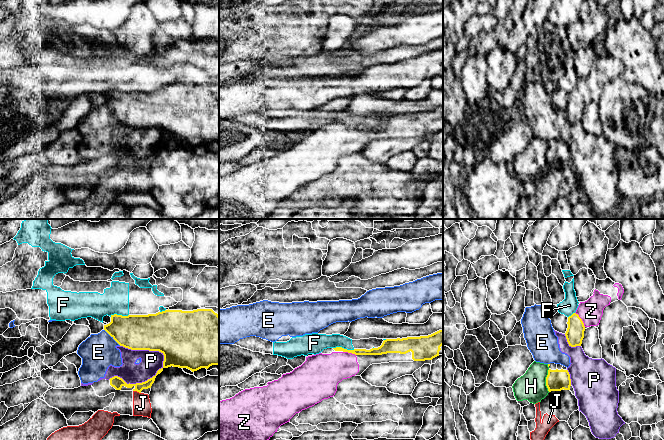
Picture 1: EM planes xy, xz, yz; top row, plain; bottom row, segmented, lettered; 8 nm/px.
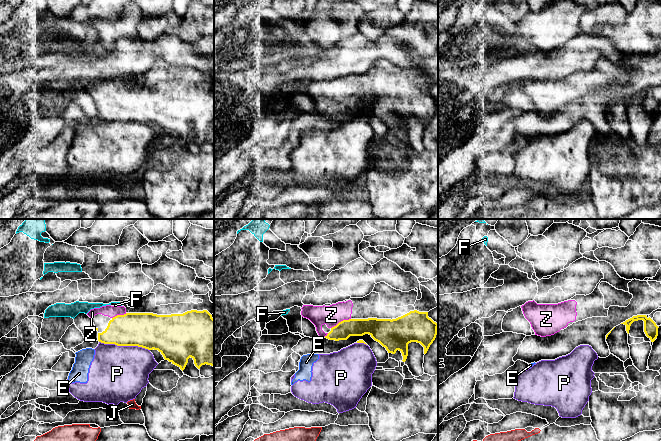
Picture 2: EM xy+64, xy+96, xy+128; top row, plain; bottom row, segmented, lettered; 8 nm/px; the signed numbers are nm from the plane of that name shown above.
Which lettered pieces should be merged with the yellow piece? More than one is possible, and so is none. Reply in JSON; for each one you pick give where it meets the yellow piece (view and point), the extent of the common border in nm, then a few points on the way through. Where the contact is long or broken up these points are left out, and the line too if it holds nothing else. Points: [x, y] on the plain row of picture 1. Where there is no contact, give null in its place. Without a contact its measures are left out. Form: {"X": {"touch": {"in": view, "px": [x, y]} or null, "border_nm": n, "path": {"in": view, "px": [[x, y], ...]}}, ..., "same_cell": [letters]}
{"Z": {"touch": {"in": "yz", "px": [581, 95]}, "border_nm": 150, "path": {"in": "yz", "px": [[575, 108], [576, 100], [581, 95], [590, 87]]}}, "same_cell": ["Z"]}

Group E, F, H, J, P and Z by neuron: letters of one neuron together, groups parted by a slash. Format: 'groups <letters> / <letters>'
groups E P / F / H / J / Z

